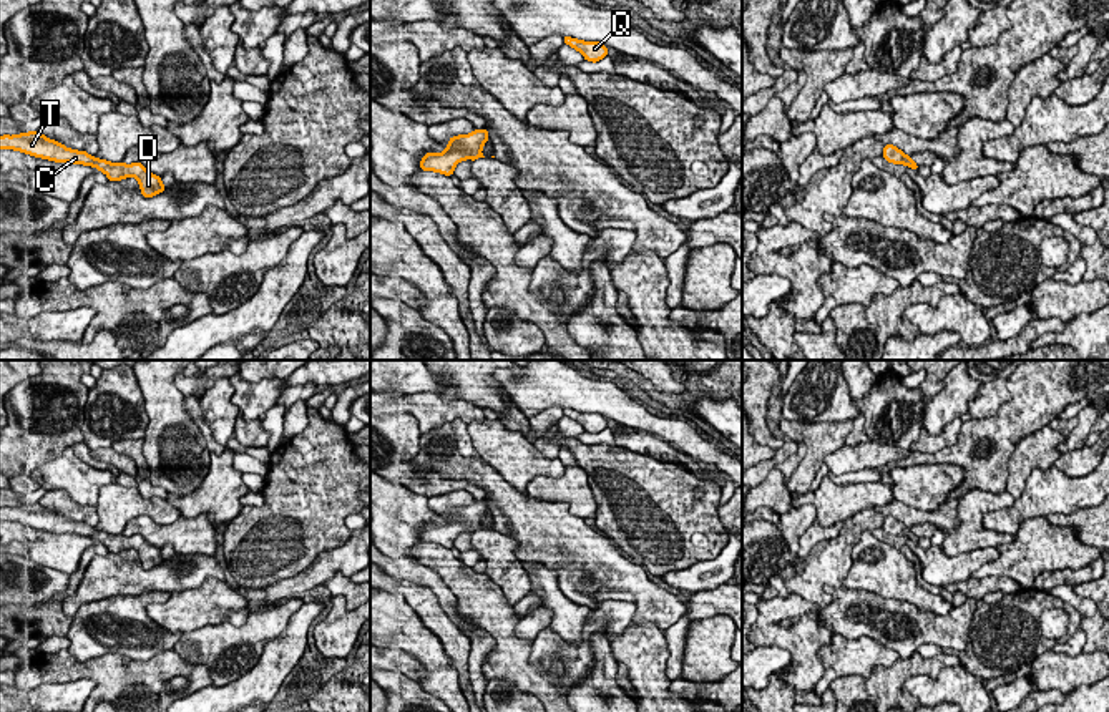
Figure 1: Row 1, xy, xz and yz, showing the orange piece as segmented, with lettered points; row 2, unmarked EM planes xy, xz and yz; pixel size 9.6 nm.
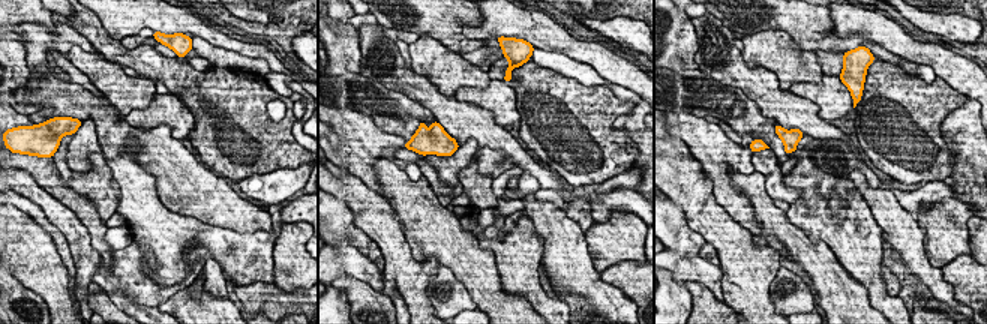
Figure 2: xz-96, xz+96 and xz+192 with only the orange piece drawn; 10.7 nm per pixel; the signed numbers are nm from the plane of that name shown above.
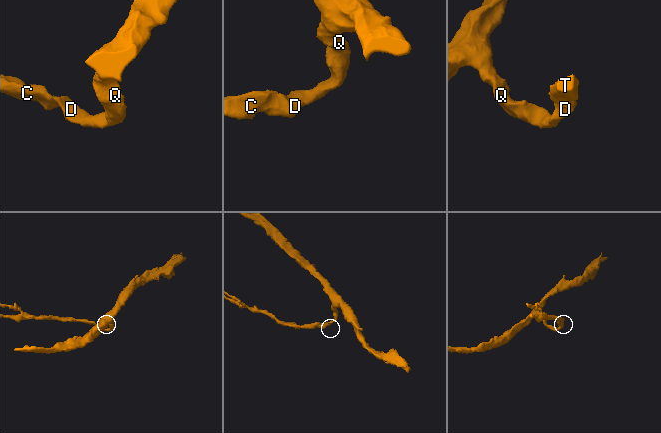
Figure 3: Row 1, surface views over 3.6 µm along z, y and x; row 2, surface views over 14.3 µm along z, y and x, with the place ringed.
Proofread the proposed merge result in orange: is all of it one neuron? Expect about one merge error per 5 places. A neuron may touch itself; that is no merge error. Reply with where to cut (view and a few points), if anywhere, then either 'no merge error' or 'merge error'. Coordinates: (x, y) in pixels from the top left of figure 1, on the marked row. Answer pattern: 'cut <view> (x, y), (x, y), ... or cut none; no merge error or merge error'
cut none; no merge error

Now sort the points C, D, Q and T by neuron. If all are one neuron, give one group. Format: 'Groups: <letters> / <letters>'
Groups: C D Q T

